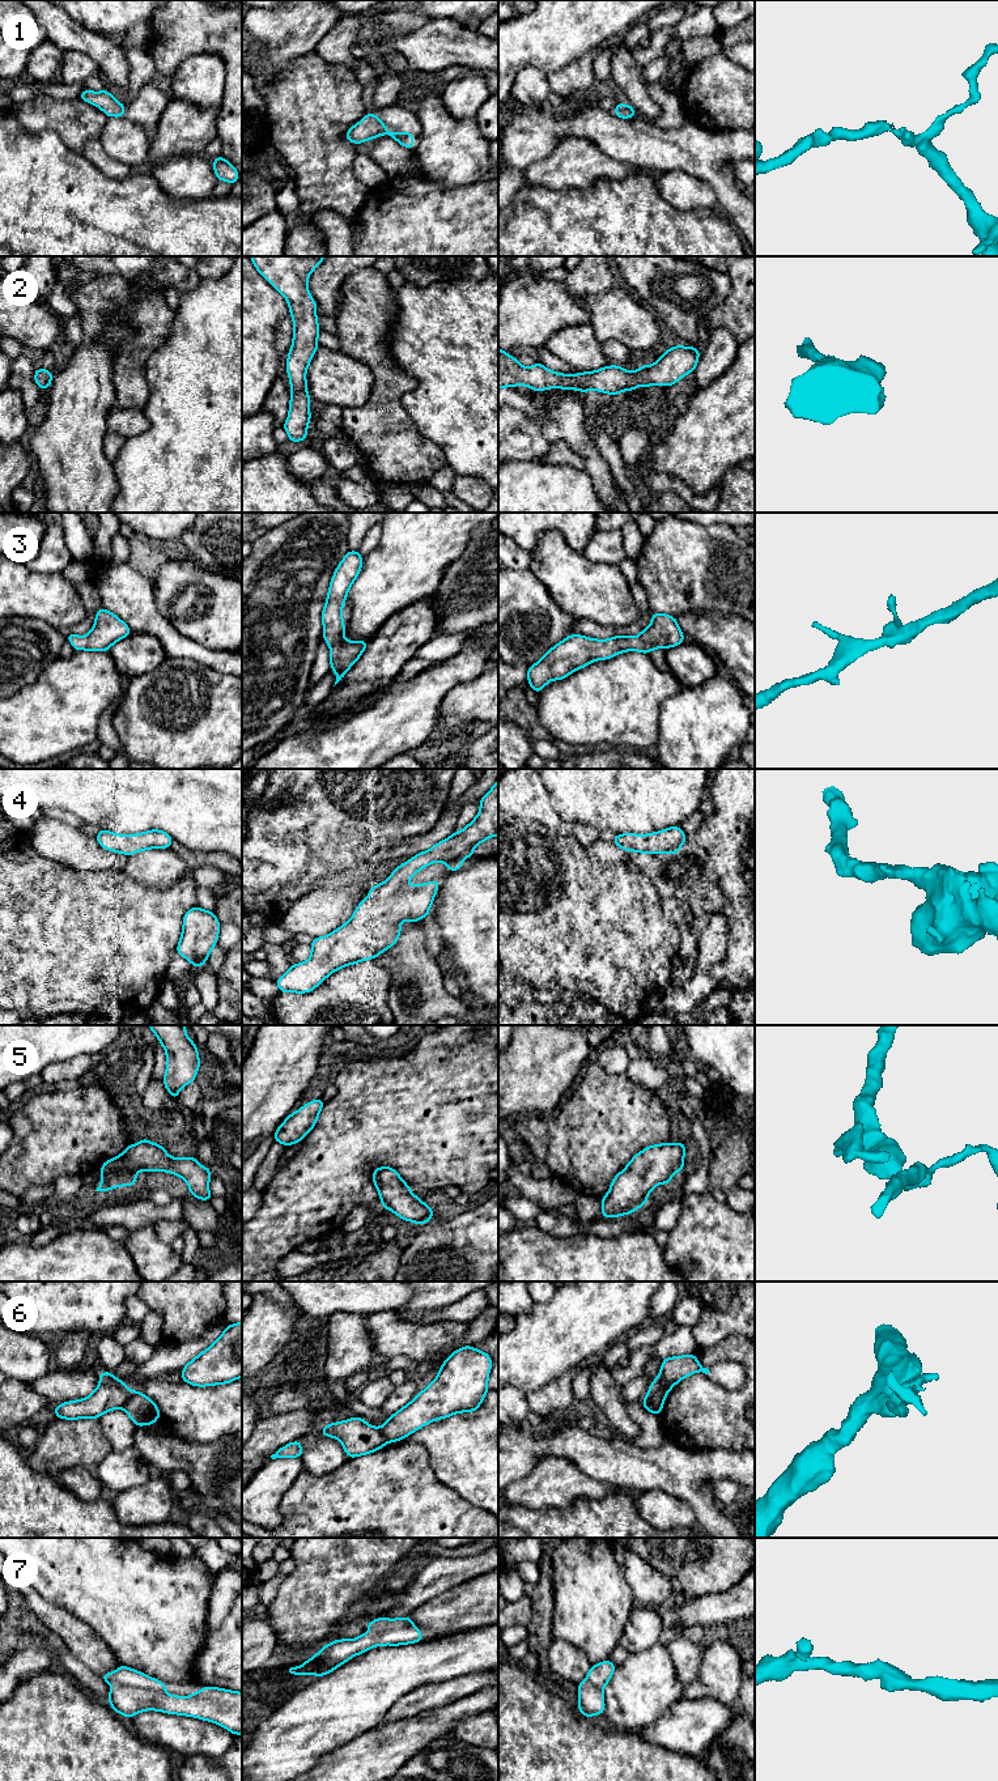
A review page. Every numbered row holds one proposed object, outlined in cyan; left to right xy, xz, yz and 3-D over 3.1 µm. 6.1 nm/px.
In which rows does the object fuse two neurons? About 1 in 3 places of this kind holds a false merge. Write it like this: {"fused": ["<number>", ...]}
{"fused": ["6"]}

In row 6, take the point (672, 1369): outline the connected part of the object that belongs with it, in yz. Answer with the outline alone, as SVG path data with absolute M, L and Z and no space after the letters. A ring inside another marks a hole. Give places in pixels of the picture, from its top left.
M684 1355L667 1357L662 1360L662 1366L658 1377L651 1382L645 1399L649 1399L654 1406L655 1415L661 1416L661 1411L667 1397L667 1393L683 1378L702 1372L708 1374L710 1370L702 1368L696 1355Z

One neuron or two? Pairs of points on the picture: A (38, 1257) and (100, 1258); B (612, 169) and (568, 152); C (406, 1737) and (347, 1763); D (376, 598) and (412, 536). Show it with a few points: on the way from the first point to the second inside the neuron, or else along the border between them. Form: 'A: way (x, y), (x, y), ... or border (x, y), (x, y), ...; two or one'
A: way (54, 1258), (84, 1258); one
B: way (602, 166), (578, 162); one
C: way (391, 1746), (361, 1762); one
D: way (386, 582), (411, 557), (412, 552); one

